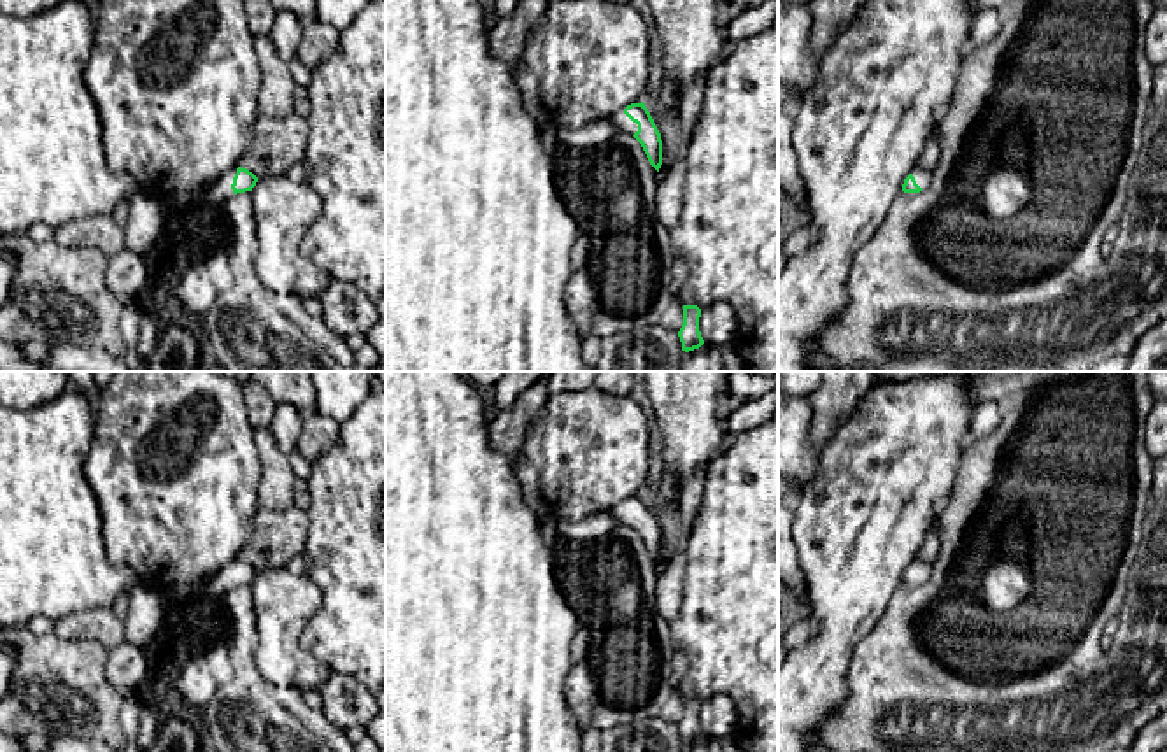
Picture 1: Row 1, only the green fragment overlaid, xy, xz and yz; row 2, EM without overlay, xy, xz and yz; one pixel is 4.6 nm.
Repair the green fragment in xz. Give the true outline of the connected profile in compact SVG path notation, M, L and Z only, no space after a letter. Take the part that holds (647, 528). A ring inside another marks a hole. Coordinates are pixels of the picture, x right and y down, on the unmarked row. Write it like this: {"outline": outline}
{"outline": "M631 496L610 514L622 526L633 528L641 536L650 557L659 564L662 557L662 533L645 496Z"}

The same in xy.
{"outline": "M238 559L237 563L224 568L219 575L216 575L200 594L200 598L223 598L230 589L237 585L252 584L258 570L247 561Z"}

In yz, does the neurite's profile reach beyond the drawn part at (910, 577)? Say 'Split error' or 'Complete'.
Split error

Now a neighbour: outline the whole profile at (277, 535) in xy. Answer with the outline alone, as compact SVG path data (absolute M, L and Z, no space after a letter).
M289 505L284 510L259 507L252 517L251 542L240 550L240 559L252 564L258 571L266 568L286 568L287 563L303 554L310 519L307 510Z

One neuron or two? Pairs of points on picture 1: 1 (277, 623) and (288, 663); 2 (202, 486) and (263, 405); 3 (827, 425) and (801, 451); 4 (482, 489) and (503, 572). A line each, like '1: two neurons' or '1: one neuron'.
1: one neuron
2: two neurons
3: two neurons
4: one neuron

